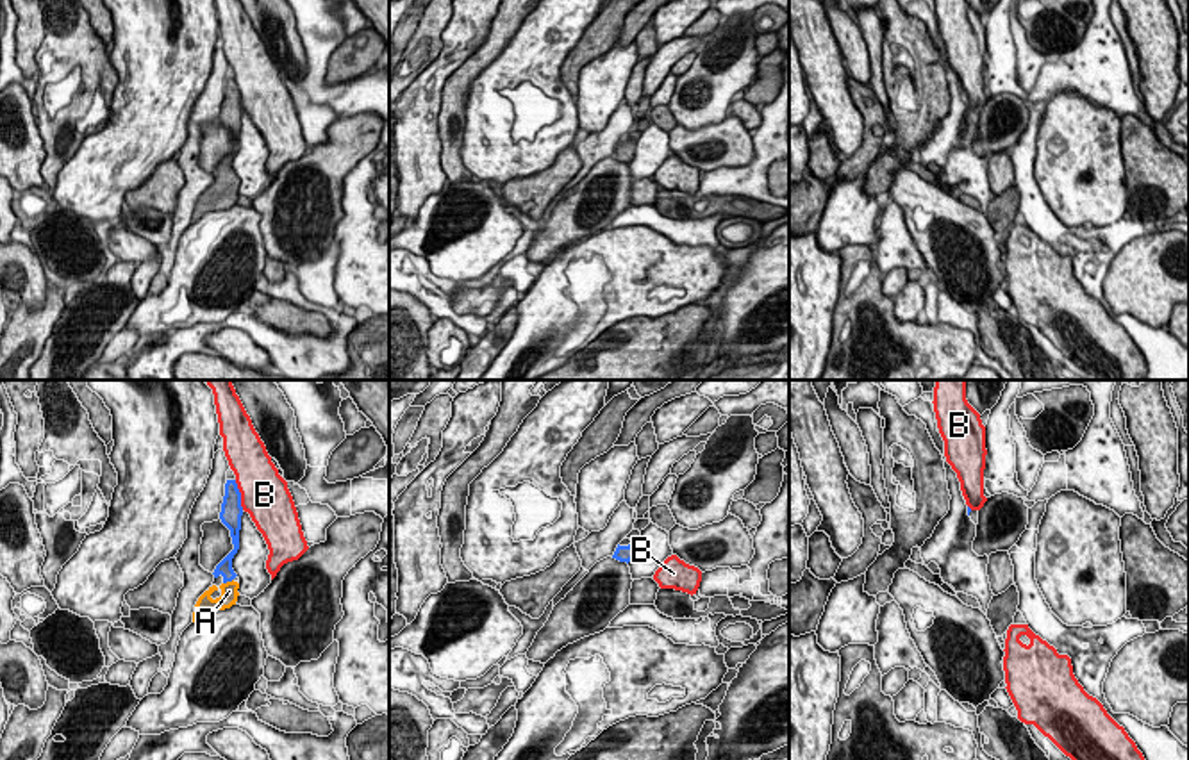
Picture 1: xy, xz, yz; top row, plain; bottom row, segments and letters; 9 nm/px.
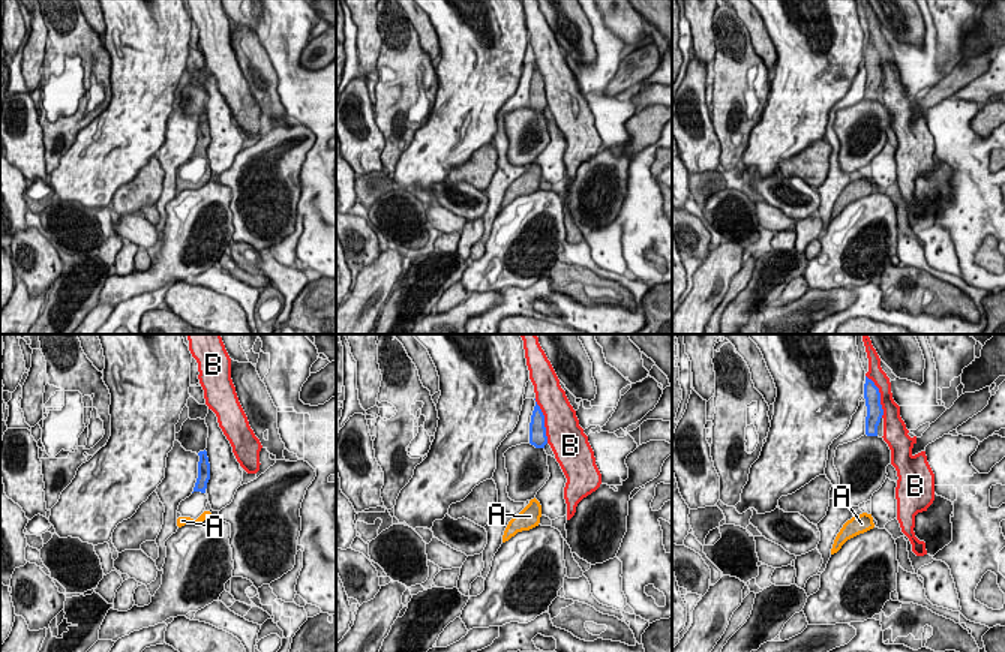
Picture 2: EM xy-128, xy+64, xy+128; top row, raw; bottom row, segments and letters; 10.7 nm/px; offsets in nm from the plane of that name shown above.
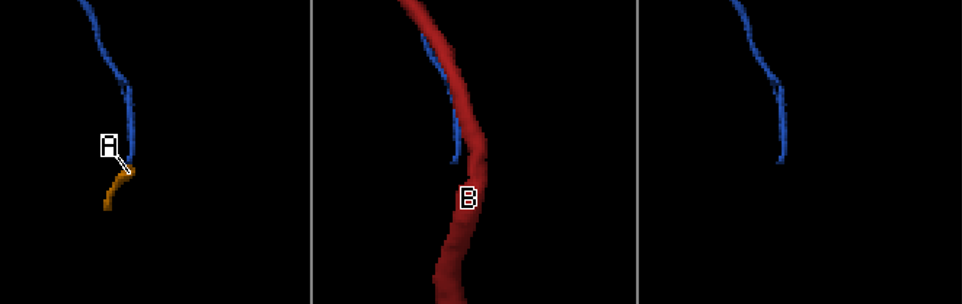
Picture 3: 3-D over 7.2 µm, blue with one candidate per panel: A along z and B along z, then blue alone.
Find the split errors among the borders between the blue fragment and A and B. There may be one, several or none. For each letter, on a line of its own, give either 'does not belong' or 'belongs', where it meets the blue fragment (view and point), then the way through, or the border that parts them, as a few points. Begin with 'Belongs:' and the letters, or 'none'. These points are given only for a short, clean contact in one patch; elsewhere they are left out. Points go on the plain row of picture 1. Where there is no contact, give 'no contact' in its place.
Belongs: A
A: belongs; contact xy (227, 181); way xy (224, 168), (227, 181), (229, 191)
B: does not belong; contact xy (240, 95)

